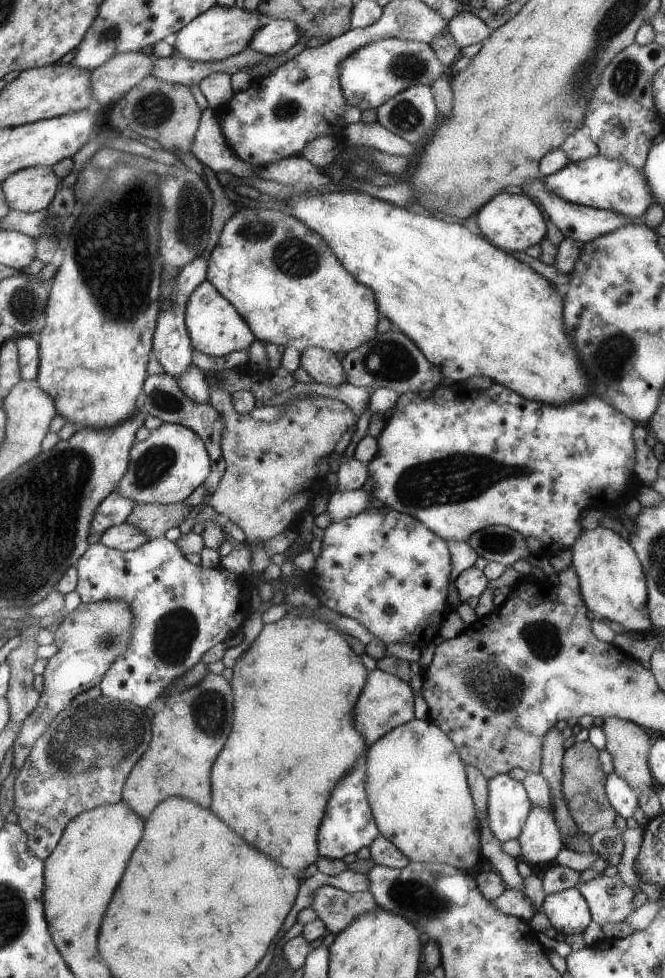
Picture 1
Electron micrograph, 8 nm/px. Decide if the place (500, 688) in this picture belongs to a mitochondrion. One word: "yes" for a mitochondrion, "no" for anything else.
yes

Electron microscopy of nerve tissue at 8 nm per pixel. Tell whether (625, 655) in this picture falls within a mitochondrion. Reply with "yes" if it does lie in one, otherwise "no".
no

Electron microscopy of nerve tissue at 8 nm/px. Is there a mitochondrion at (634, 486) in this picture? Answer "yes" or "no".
no

